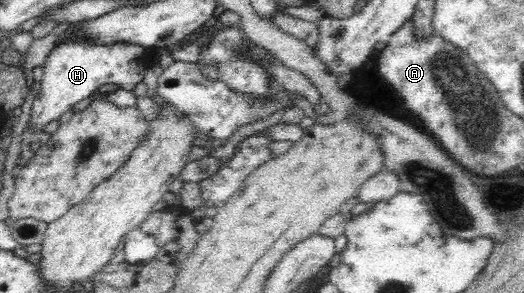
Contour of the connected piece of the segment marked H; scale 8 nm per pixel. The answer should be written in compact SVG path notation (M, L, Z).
M66 41L48 55L44 63L41 91L32 103L30 119L26 129L43 131L44 127L58 120L66 110L74 108L79 101L90 98L106 84L119 85L121 89L133 91L143 81L145 72L153 66L155 49L140 45L89 45L87 41Z

